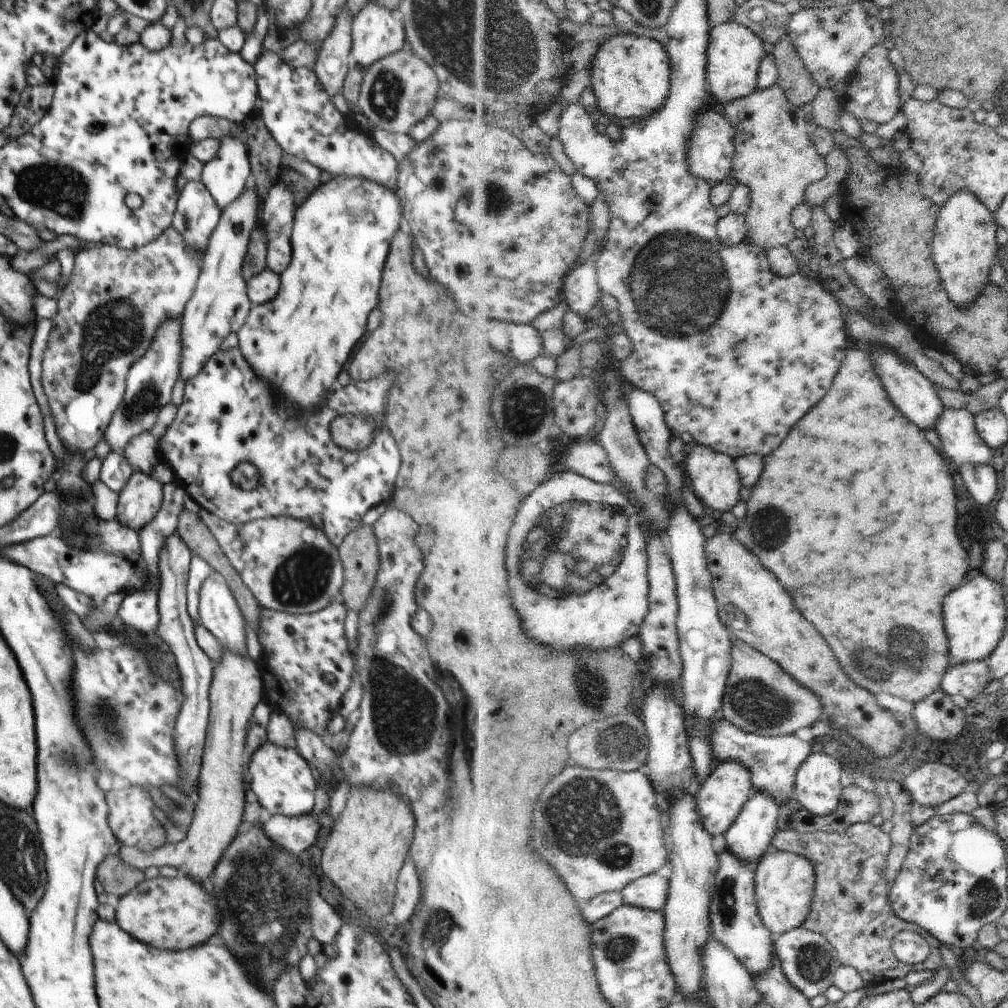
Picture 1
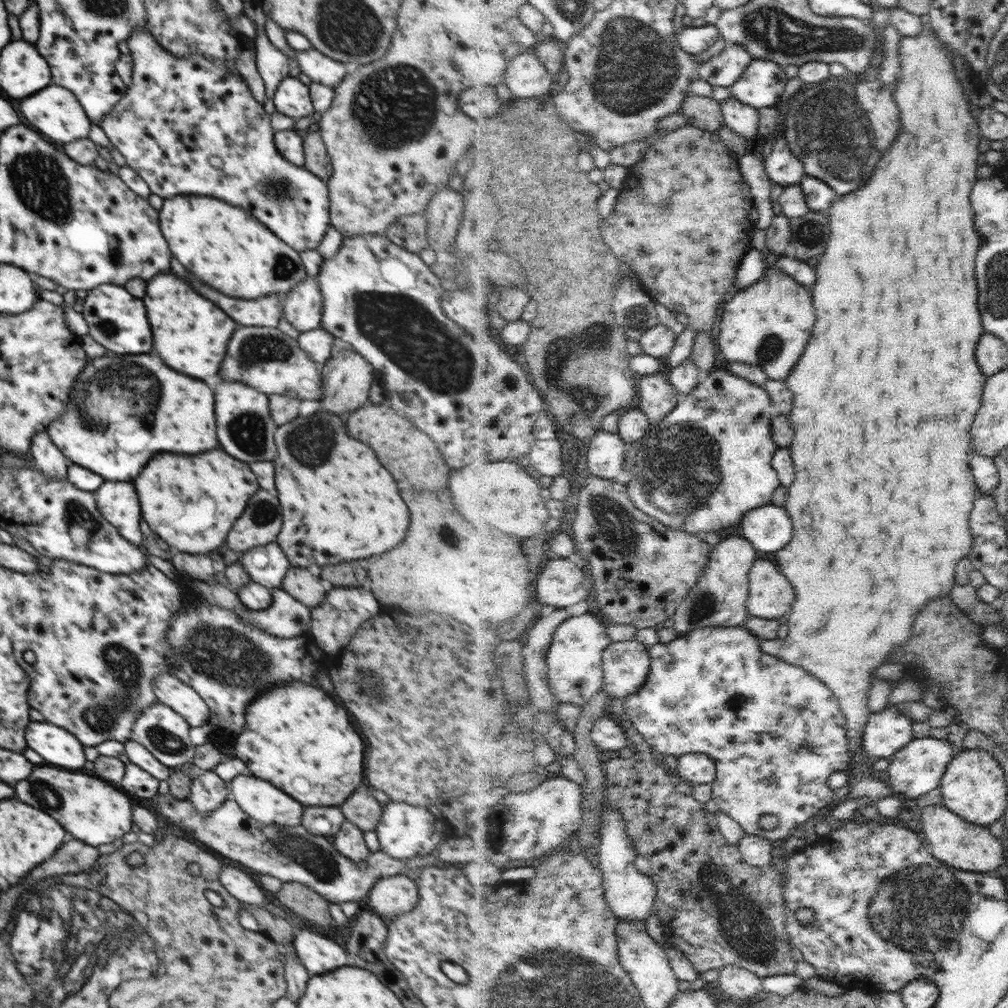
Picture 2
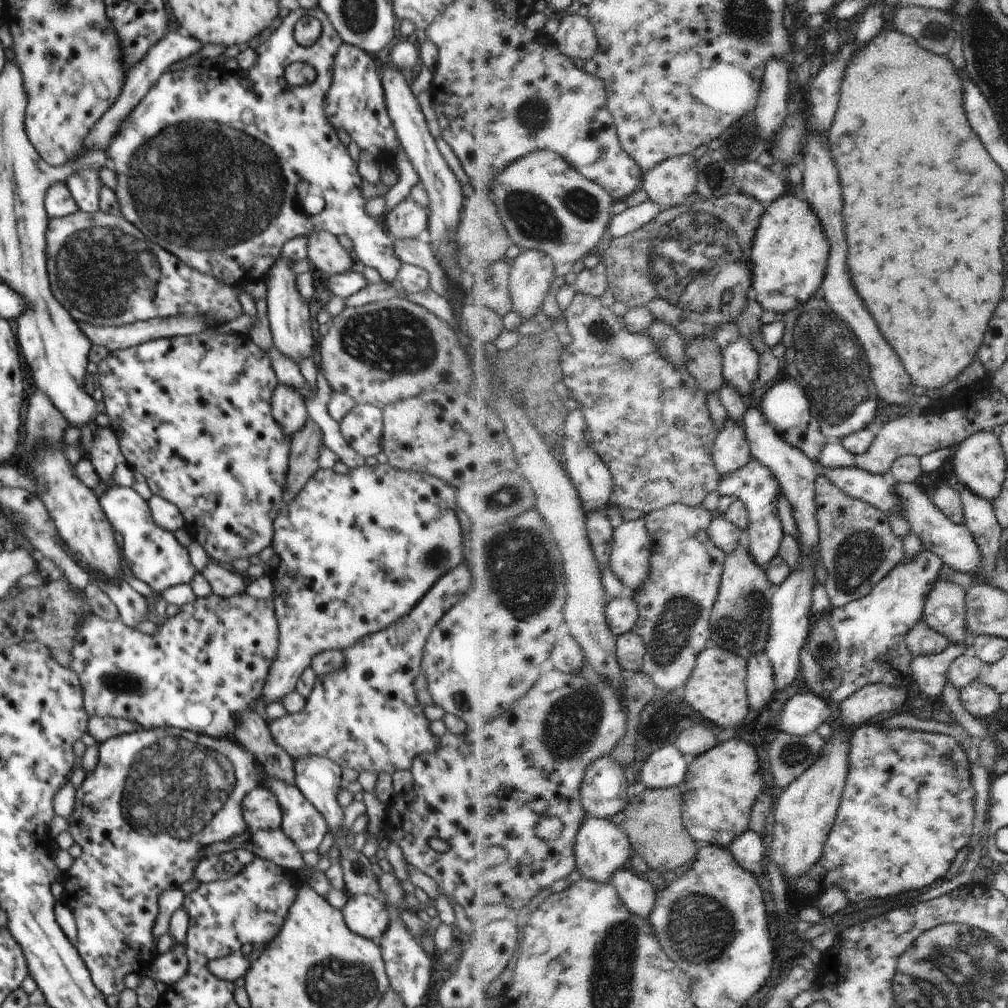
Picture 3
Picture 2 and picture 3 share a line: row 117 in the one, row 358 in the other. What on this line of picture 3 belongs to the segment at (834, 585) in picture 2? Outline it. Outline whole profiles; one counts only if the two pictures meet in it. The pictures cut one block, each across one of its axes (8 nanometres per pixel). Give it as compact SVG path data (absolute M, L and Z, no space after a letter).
M882 30L882 34L874 40L874 42L870 42L868 46L864 46L864 48L858 48L856 50L856 54L854 54L854 58L852 58L852 62L850 62L850 66L848 66L848 70L846 70L846 78L844 78L844 84L842 84L842 100L840 100L840 106L838 108L838 114L836 114L836 120L834 122L834 126L832 126L830 130L829 138L831 139L831 146L834 152L834 156L838 158L838 168L842 170L842 184L844 184L844 190L846 190L846 224L848 224L848 234L850 234L850 268L852 268L852 274L854 274L854 280L856 280L856 286L858 286L858 290L860 290L860 294L862 294L862 298L866 300L866 304L870 306L870 310L872 310L872 314L878 318L878 324L882 326L882 330L884 330L884 334L886 334L886 338L890 338L890 344L902 354L902 358L904 358L904 362L906 362L906 366L908 366L908 370L910 370L910 374L912 374L912 378L916 380L916 384L918 386L925 386L928 388L941 388L942 386L946 386L949 382L952 382L954 378L958 378L970 364L972 364L972 360L977 357L976 350L978 350L978 346L980 346L980 342L982 342L982 338L984 338L984 332L986 332L986 326L988 326L988 322L990 322L990 318L992 318L992 314L994 314L994 310L996 310L996 306L998 306L998 302L1000 302L1000 298L1002 298L1002 290L1004 290L1004 276L1000 274L1002 270L1004 270L1004 264L1002 264L1002 252L1000 252L1000 248L1002 248L1002 236L1004 236L1004 230L1006 230L1006 224L1004 224L1004 216L1006 216L1006 212L1004 212L1004 206L1002 206L1002 186L1004 186L1004 172L1002 172L1002 168L990 158L990 154L986 152L986 148L982 146L982 142L980 142L980 138L976 136L976 132L970 128L970 124L968 124L968 120L966 120L966 112L964 112L964 108L962 108L962 82L960 82L960 78L958 78L958 72L956 72L956 68L952 66L952 62L948 60L948 56L944 58L944 56L936 56L936 54L932 54L929 50L926 50L925 47L922 47L918 42L917 38L914 38L912 35L906 34L905 32L896 30Z

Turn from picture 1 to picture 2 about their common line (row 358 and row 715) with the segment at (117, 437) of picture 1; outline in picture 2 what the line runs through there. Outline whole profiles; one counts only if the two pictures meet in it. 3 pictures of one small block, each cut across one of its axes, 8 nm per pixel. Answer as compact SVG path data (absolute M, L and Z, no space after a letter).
M160 702L145 708L132 725L133 740L137 740L160 763L174 768L181 764L193 762L196 746L190 741L190 725L173 708Z

